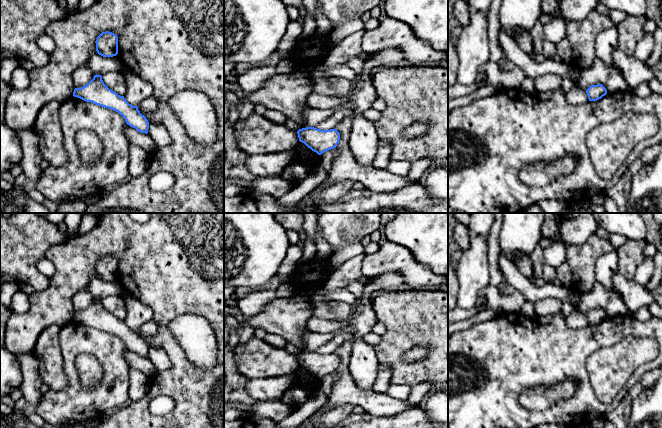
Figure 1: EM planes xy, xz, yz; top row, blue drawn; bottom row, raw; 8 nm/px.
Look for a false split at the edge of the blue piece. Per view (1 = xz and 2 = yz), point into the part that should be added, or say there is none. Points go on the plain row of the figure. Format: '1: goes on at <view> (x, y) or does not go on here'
1: does not go on here
2: does not go on here

